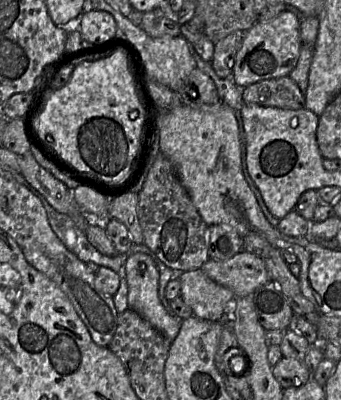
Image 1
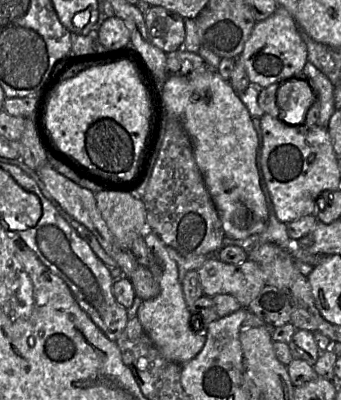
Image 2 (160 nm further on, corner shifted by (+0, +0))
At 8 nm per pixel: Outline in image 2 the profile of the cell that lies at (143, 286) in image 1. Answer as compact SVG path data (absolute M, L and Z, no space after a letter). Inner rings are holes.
M146 231L143 239L150 249L148 269L159 284L159 294L150 300L143 300L137 311L137 318L144 331L164 358L179 365L192 360L202 350L206 341L207 324L196 322L198 316L191 314L187 306L178 267L163 241L152 231Z

